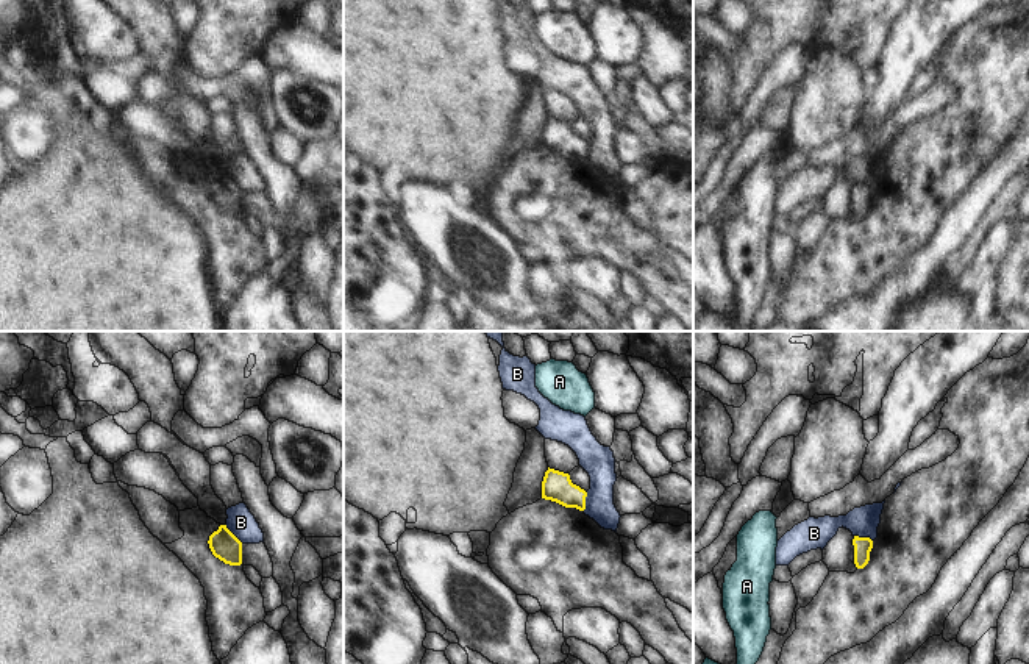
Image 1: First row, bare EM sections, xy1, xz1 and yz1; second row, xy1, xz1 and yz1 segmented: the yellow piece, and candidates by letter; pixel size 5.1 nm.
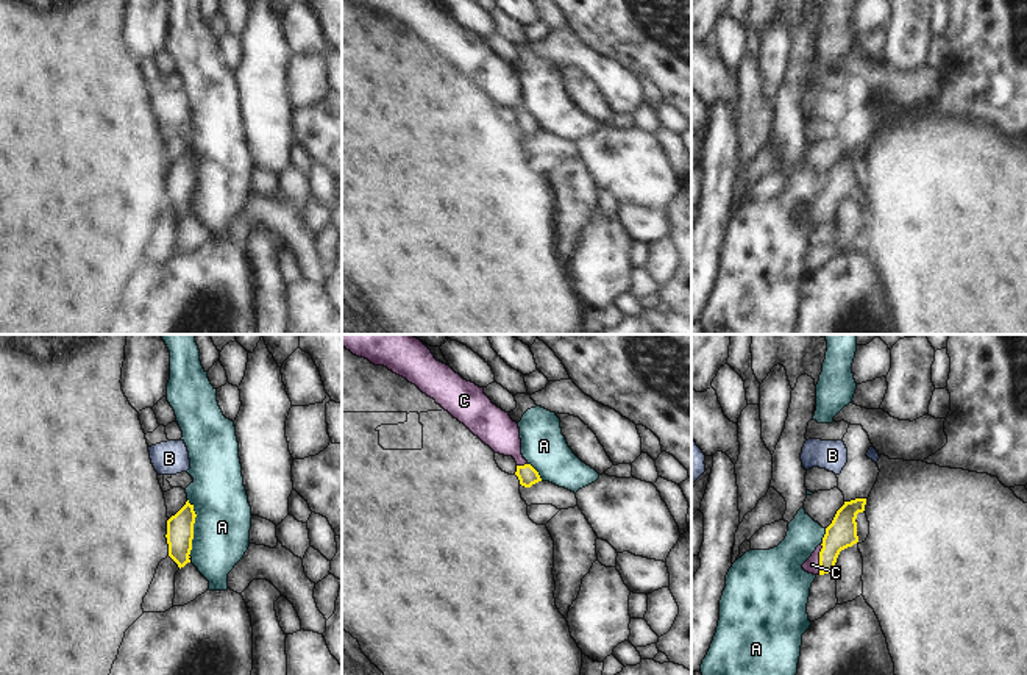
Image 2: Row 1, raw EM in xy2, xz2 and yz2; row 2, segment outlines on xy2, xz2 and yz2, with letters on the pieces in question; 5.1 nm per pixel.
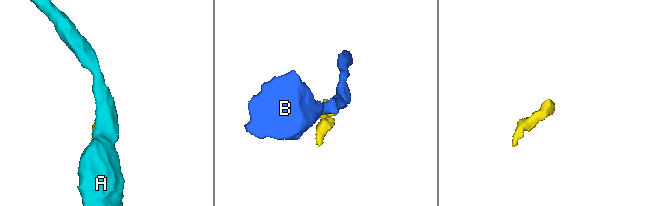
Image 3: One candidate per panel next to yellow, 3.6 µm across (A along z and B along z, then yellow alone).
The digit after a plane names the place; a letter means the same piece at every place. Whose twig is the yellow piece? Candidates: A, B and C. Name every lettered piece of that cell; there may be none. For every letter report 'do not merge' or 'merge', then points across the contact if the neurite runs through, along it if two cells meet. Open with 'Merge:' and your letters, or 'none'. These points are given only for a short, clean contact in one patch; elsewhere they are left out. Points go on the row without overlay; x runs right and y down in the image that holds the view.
Merge: C
A: do not merge
B: do not merge | along xy1 (225, 174), (242, 192)
C: merge | across yz2 (842, 183), (820, 210), (812, 214)

